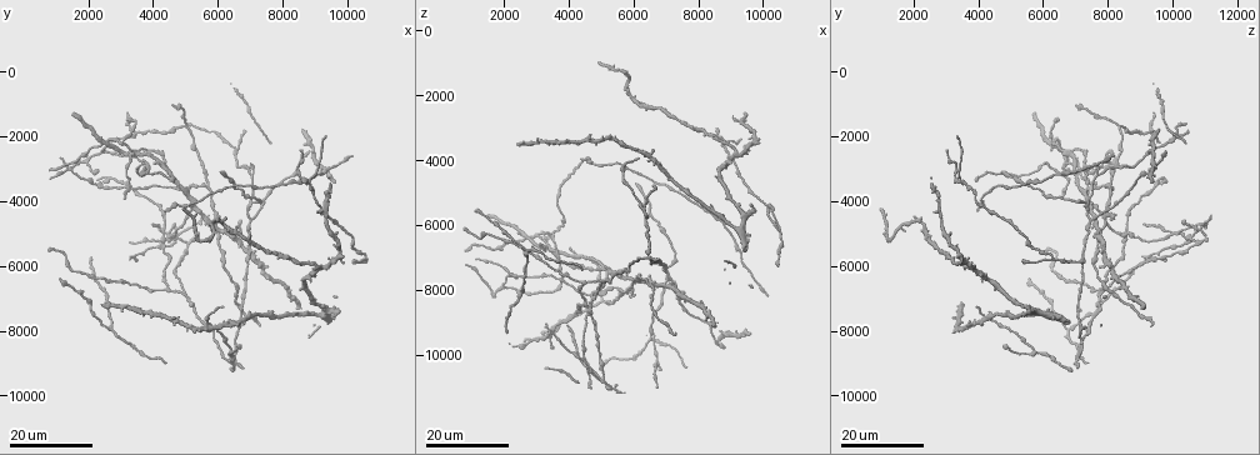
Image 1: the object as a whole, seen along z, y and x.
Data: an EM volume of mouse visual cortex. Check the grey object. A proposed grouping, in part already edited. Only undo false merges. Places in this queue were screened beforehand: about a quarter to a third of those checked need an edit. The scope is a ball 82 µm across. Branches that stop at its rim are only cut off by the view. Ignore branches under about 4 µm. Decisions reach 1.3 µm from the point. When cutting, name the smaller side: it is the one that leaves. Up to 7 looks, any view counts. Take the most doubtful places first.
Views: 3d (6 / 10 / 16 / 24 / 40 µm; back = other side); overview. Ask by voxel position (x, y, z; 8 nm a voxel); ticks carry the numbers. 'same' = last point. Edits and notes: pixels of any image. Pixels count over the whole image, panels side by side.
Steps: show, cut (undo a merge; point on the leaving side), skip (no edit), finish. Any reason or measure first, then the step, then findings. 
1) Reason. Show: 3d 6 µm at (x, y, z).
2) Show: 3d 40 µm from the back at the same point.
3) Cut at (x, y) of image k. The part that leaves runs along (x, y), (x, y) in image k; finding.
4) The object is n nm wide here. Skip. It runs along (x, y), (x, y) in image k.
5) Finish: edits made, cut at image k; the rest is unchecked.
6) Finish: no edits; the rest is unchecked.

Abrupt turn. Show: 3d 16 µm at (3500, 5700, 9300).

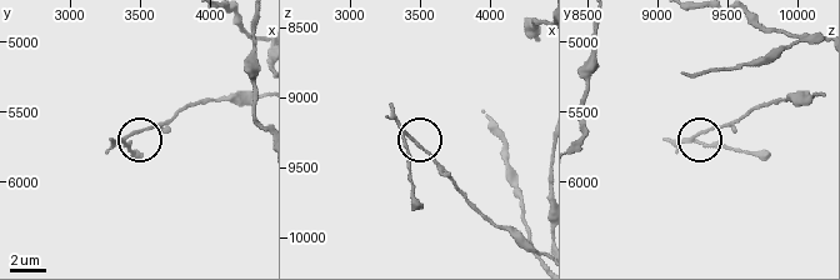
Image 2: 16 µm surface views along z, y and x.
Show: 3d 6 µm at (3420, 5740, 9320).

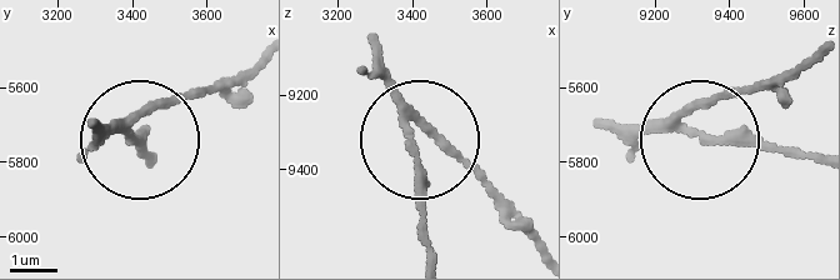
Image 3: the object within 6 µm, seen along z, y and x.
3 arms meet here. Skip. It runs along (806, 56), (710, 96), (695, 129), (818, 153) in image 3; one cell here.

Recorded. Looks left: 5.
Three-way junction. Show: 3d 16 µm at (6600, 2400, 9300).

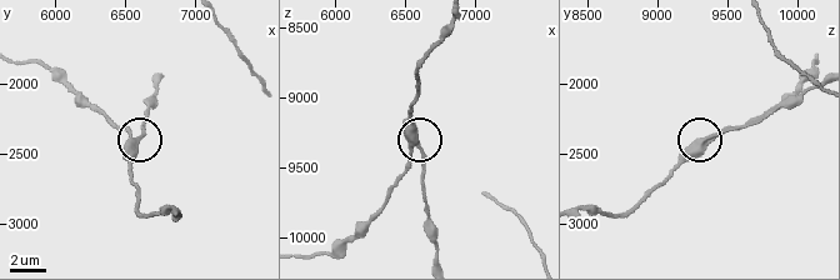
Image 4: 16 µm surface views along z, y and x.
Show: 3d 10 µm at (6540, 2400, 9320).

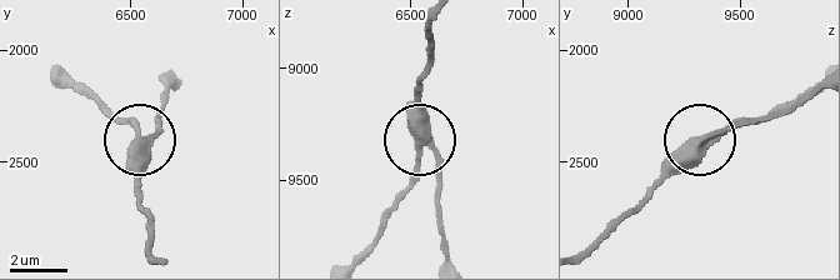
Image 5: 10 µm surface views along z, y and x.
The object is 300 nm wide here. Skip. It runs along (584, 253), (691, 150), (775, 109) in image 5; continuous, no second cell.

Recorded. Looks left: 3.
A fork. Show: 3d 24 µm at (7100, 4500, 7500).

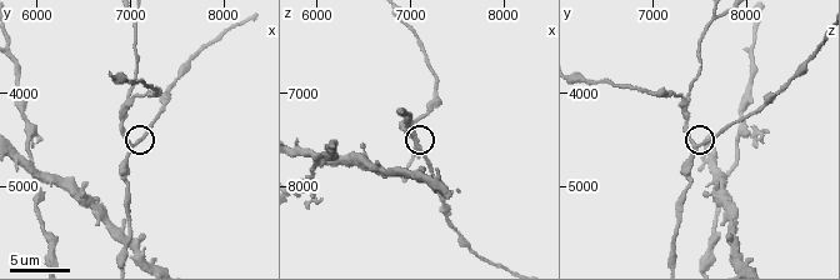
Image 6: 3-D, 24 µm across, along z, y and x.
Show: 3d 6 µm at (7000, 4550, 7450).

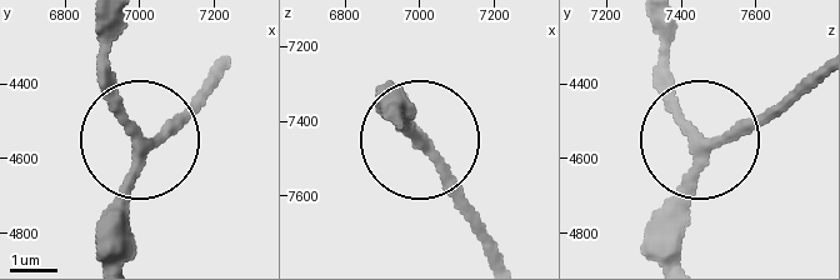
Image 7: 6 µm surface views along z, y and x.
Skip. It runs along (680, 250), (680, 190), (696, 154), (751, 130), (795, 86) in image 7; one cell here.

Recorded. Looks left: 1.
Finish: no edits; the rest is unchecked.

